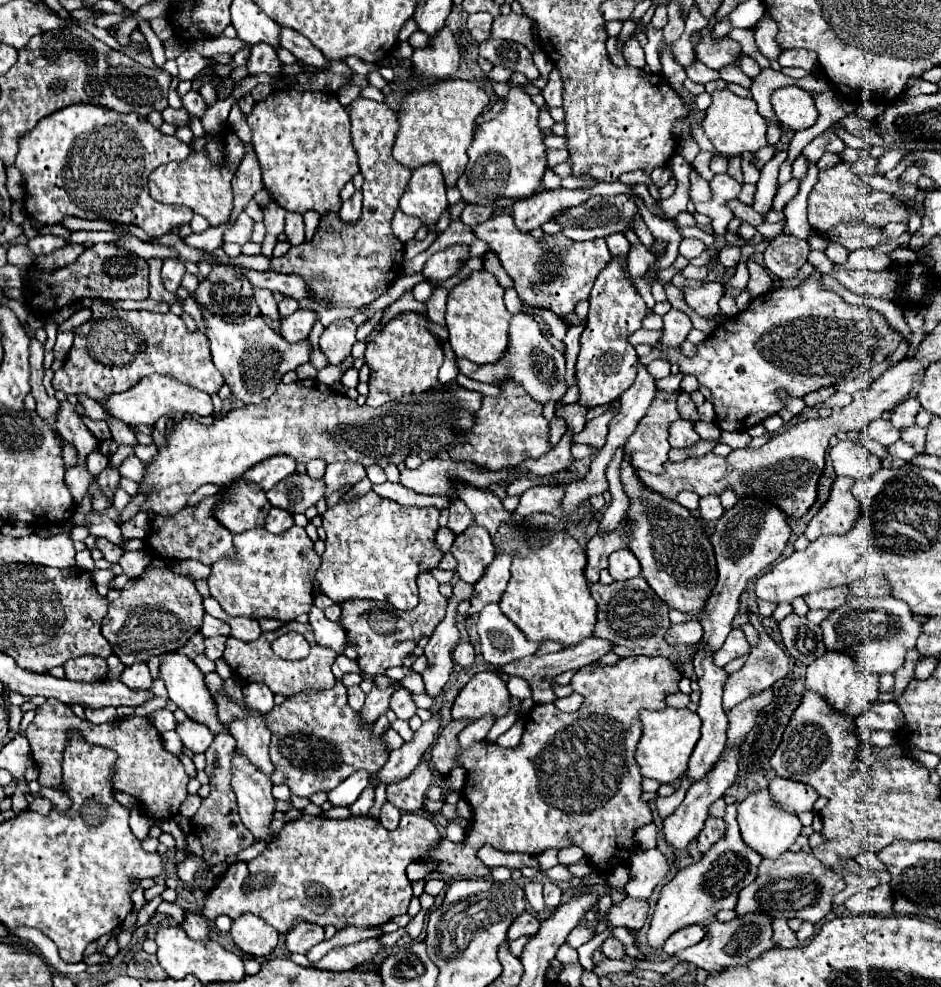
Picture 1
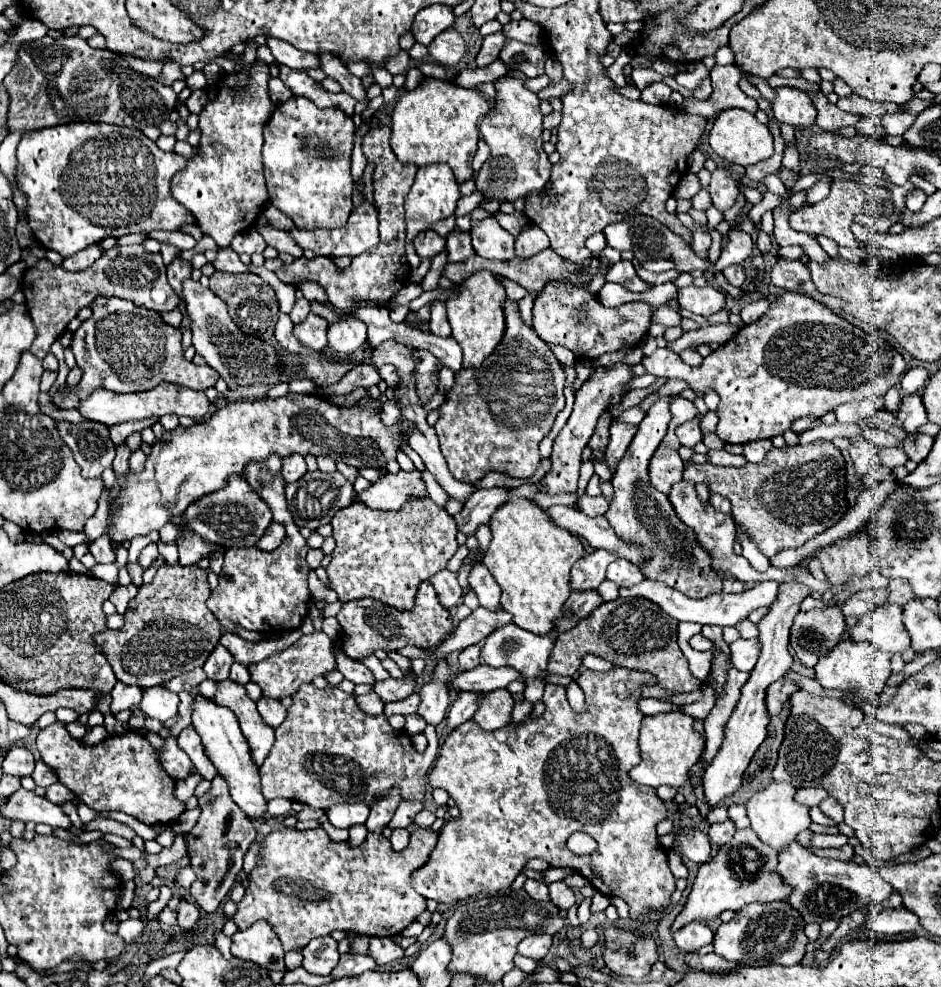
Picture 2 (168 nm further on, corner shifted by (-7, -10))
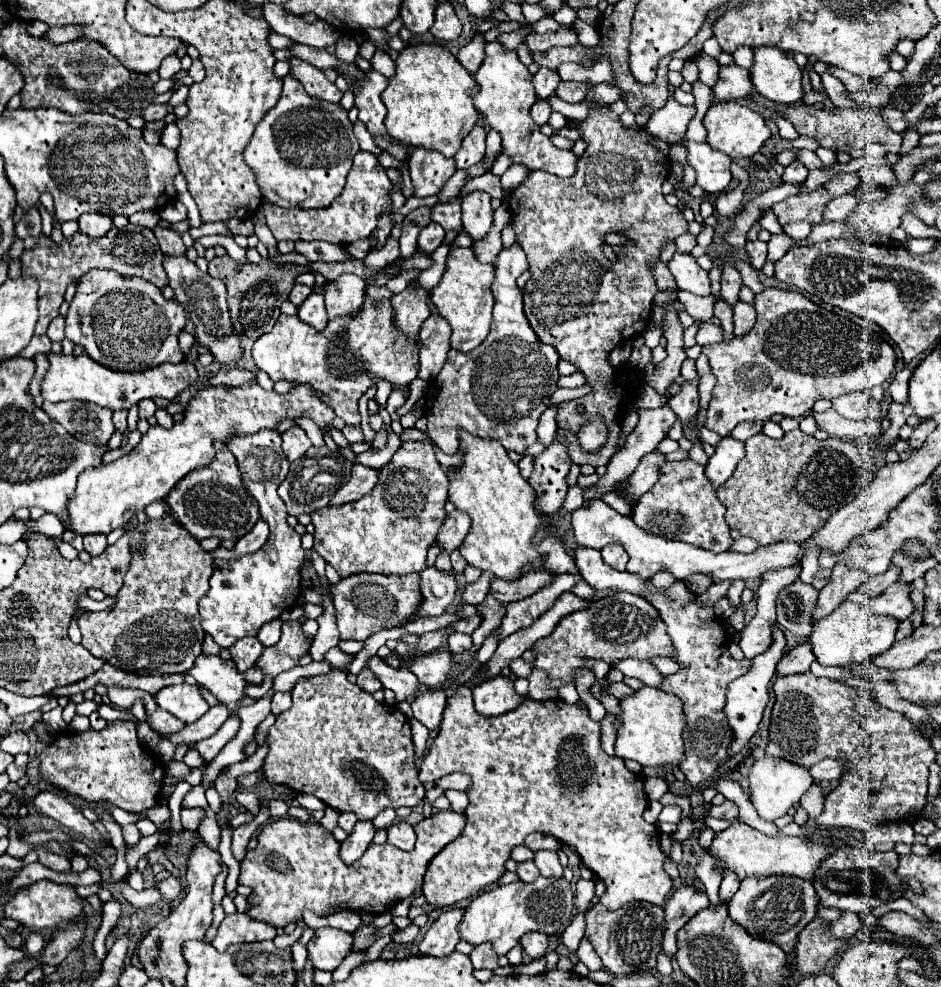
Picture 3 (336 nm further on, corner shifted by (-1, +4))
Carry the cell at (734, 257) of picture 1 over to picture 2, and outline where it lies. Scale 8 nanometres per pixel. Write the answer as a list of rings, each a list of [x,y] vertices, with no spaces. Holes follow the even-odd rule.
[[[731,264],[731,266],[727,266],[727,268],[723,270],[723,274],[725,274],[725,278],[729,280],[729,284],[733,284],[733,286],[743,286],[743,282],[745,282],[745,268],[743,268],[741,264]]]

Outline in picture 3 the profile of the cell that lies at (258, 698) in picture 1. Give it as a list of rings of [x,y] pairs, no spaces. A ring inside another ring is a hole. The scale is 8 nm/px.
[[[275,692],[273,702],[271,702],[271,712],[281,714],[291,708],[291,692]]]

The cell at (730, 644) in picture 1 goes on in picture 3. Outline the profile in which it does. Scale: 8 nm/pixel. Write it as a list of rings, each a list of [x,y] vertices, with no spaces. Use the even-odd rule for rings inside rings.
[[[785,568],[777,572],[767,572],[767,576],[761,580],[761,586],[757,591],[757,614],[751,620],[749,626],[741,632],[739,648],[745,652],[745,658],[753,660],[755,656],[763,654],[769,644],[773,642],[773,626],[777,624],[776,599],[779,590],[787,586],[789,582],[797,580],[801,574],[801,568]]]

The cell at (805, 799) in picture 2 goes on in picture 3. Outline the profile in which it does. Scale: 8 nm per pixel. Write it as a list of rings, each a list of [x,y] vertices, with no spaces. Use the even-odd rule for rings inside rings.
[[[825,758],[819,764],[815,764],[811,768],[815,782],[823,782],[823,780],[839,780],[845,774],[845,762],[843,760],[833,760],[833,758]]]

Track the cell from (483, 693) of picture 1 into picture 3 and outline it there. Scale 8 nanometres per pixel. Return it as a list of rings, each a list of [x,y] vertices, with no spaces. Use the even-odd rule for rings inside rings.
[[[493,676],[473,688],[475,710],[483,716],[501,716],[513,708],[517,708],[527,696],[519,696],[515,692],[513,680],[505,676]]]

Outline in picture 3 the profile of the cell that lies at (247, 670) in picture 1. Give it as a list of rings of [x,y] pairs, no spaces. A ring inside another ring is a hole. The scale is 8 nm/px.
[[[283,622],[281,640],[275,646],[263,650],[257,660],[257,668],[261,668],[263,674],[277,676],[297,666],[299,658],[309,652],[309,646],[311,644],[301,632],[301,622]]]

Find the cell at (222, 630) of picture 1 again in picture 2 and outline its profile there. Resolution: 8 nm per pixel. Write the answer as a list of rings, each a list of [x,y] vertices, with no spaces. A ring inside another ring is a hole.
[[[293,630],[293,632],[287,632],[283,634],[279,640],[261,640],[261,642],[249,642],[249,640],[243,640],[239,638],[237,634],[223,634],[221,636],[221,644],[233,654],[233,658],[241,664],[251,664],[251,662],[259,662],[287,646],[291,646],[295,640],[299,640],[303,634],[301,630]]]

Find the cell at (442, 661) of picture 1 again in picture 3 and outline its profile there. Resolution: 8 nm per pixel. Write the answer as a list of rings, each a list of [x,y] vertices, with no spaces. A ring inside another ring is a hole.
[[[423,688],[419,696],[411,702],[413,718],[419,720],[423,726],[429,728],[429,732],[439,730],[443,720],[443,708],[445,708],[445,694],[433,692],[431,688]]]

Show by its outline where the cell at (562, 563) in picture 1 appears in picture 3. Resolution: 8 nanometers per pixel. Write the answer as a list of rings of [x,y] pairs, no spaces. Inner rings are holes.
[[[459,430],[459,448],[463,452],[463,464],[449,472],[449,500],[459,512],[465,512],[471,518],[471,528],[459,546],[459,552],[467,564],[483,572],[493,572],[497,578],[515,580],[525,574],[525,564],[533,562],[541,554],[547,554],[543,568],[557,574],[579,574],[575,560],[565,552],[563,542],[555,532],[539,546],[531,544],[543,516],[539,516],[535,508],[533,488],[521,478],[517,464],[509,460],[505,448],[497,444],[497,440],[479,438],[467,430]]]

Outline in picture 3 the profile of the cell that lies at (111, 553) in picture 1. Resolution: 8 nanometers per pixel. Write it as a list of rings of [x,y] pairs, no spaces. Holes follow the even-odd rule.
[[[83,536],[83,546],[91,556],[99,556],[107,548],[107,536]]]

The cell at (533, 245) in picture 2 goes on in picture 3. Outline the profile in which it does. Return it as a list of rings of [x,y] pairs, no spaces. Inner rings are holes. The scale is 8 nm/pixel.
[[[513,244],[507,250],[501,250],[497,256],[495,264],[495,278],[491,284],[491,292],[495,296],[495,308],[493,308],[493,320],[491,320],[491,332],[489,336],[471,352],[459,352],[451,350],[445,366],[437,374],[437,378],[429,384],[429,390],[425,394],[423,402],[423,414],[427,416],[427,432],[429,438],[445,452],[445,454],[455,454],[459,440],[457,440],[457,430],[465,428],[473,432],[475,436],[481,438],[495,438],[503,444],[505,450],[515,450],[523,454],[523,450],[531,444],[537,442],[537,422],[539,416],[545,412],[547,402],[551,394],[557,388],[557,362],[559,356],[549,344],[541,344],[535,336],[535,332],[529,328],[527,318],[523,314],[523,296],[521,288],[517,286],[517,278],[527,270],[527,260],[525,252]]]

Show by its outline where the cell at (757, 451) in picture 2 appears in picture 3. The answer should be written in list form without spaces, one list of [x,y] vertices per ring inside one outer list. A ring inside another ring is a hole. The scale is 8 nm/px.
[[[731,436],[721,438],[721,442],[715,448],[715,454],[709,458],[705,466],[705,472],[709,474],[713,488],[719,488],[733,474],[733,468],[743,456],[745,456],[745,446],[741,440],[735,440]]]

